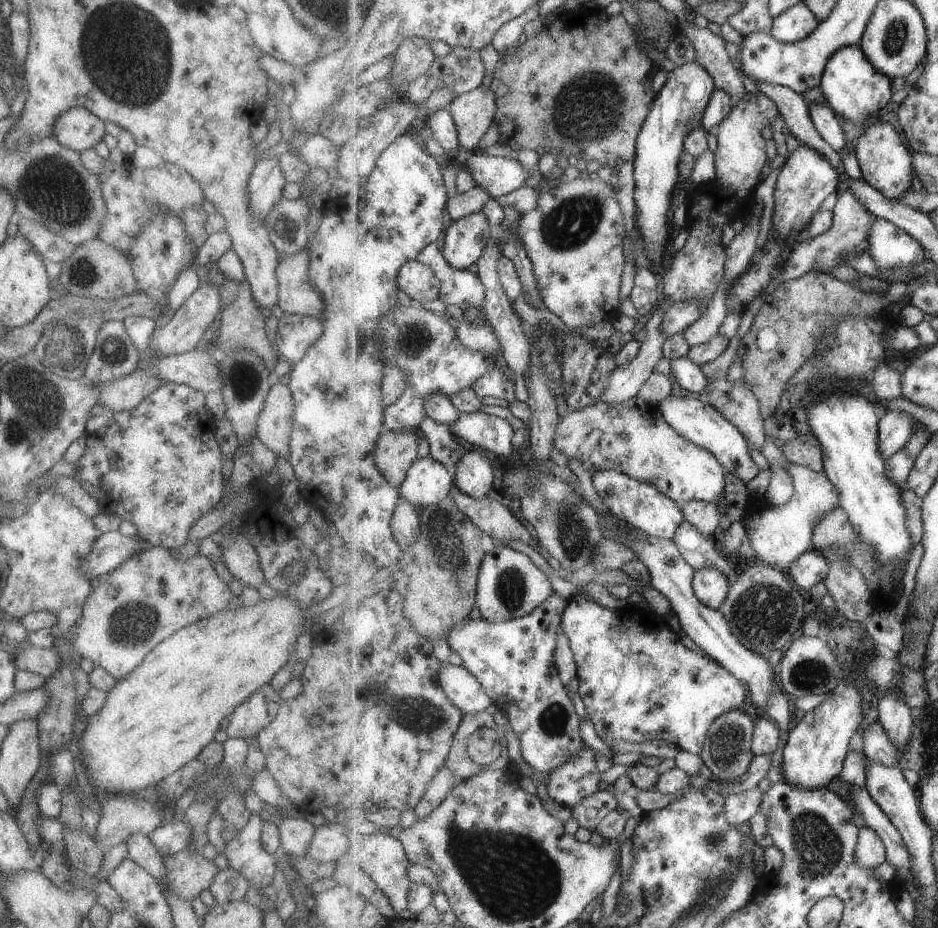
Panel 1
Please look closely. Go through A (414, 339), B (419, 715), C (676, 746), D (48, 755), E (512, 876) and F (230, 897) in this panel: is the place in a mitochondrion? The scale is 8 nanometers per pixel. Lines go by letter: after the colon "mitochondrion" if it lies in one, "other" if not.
A: mitochondrion
B: mitochondrion
C: other
D: other
E: mitochondrion
F: other

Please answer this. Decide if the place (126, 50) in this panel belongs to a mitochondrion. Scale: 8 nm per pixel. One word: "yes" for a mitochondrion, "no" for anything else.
yes

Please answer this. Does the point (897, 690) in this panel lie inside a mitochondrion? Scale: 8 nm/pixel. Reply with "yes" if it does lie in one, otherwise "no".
no

